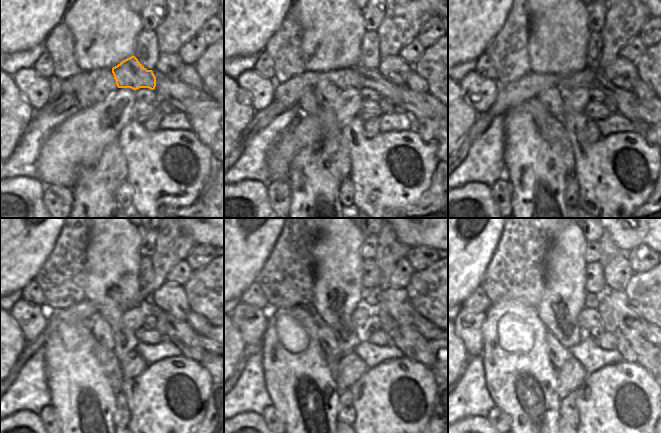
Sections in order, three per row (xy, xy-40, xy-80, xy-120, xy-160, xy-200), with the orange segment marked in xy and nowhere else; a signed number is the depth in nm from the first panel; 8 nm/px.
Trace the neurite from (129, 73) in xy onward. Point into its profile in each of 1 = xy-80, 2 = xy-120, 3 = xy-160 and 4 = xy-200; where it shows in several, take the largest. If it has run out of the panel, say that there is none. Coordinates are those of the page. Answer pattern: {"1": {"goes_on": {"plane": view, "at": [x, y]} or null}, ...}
{"1": {"goes_on": {"plane": "xy-80", "at": [626, 103]}}, "2": {"goes_on": {"plane": "xy-120", "at": [179, 332]}}, "3": {"goes_on": {"plane": "xy-160", "at": [407, 339]}}, "4": {"goes_on": {"plane": "xy-200", "at": [636, 349]}}}

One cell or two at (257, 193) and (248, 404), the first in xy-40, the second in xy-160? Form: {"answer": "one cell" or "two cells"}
{"answer": "two cells"}

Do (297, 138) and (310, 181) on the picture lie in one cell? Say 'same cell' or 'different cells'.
different cells

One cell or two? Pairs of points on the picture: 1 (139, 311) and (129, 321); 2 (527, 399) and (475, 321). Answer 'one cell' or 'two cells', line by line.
1: one cell
2: two cells

